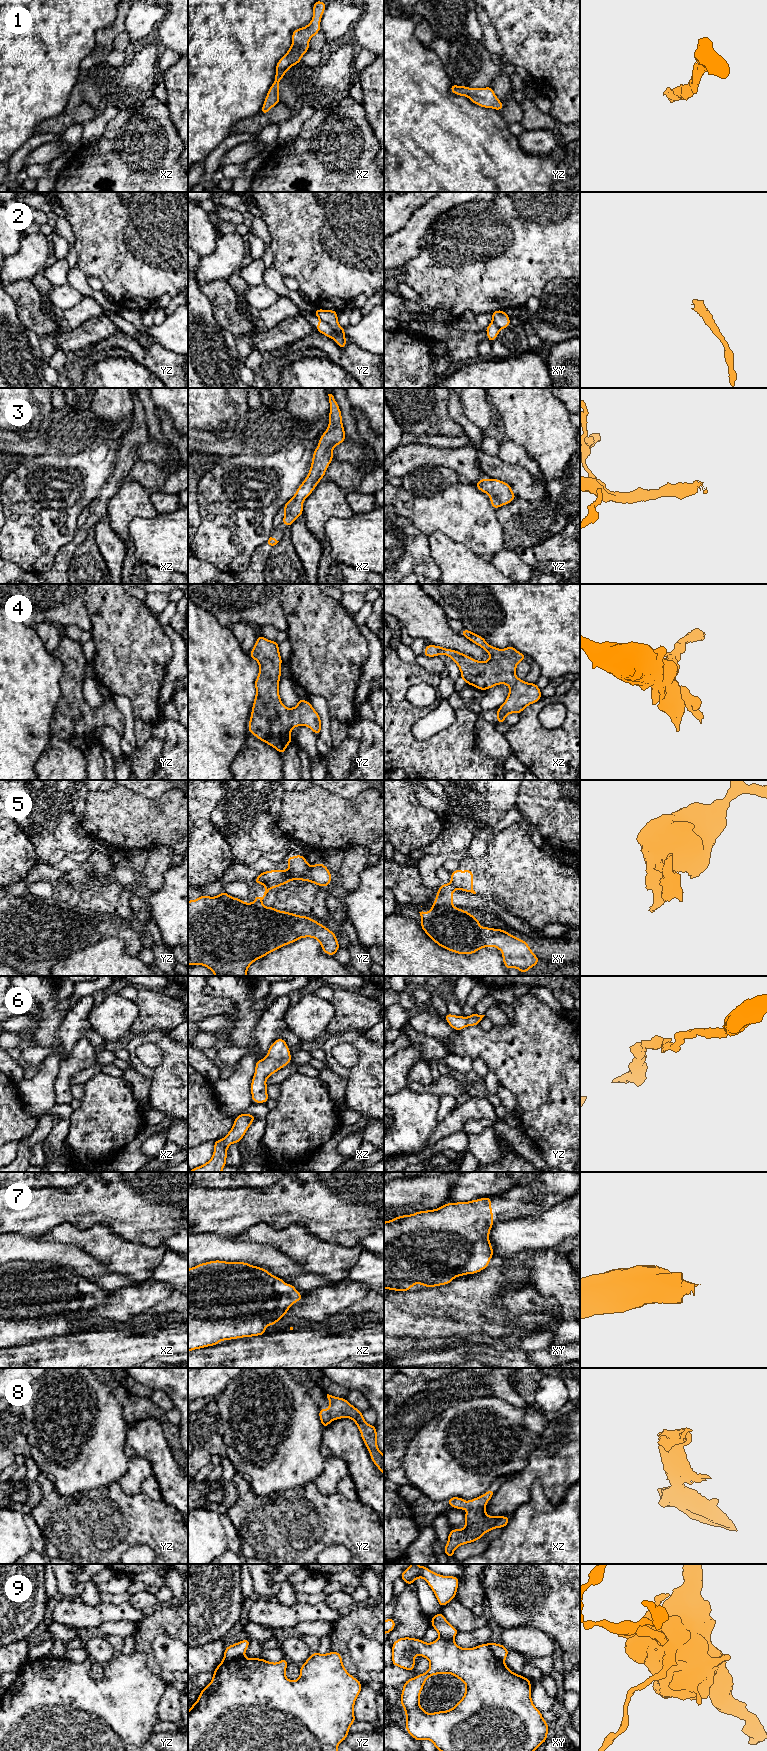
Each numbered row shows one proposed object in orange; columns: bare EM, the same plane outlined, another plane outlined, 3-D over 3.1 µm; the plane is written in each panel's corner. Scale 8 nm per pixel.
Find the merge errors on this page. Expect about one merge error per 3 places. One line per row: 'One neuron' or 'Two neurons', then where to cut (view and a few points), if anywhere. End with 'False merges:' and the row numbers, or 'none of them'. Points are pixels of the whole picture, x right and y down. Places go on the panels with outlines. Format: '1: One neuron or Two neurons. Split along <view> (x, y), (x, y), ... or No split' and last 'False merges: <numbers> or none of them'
1: One neuron. No split
2: Two neurons. Split along yz (320, 319), (334, 329), (344, 333)
3: One neuron. No split
4: One neuron. No split
5: Two neurons. Split along yz (265, 886), (272, 888)
6: One neuron. No split
7: One neuron. No split
8: One neuron. No split
9: Two neurons. Split along xy (488, 1643), (493, 1654), (503, 1661)
False merges: 2, 5, 9

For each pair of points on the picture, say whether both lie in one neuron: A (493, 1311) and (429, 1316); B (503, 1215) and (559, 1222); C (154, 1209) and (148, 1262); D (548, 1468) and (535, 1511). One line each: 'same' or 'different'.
A: same
B: different
C: different
D: different

